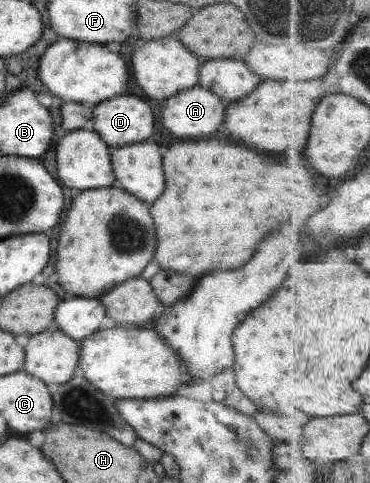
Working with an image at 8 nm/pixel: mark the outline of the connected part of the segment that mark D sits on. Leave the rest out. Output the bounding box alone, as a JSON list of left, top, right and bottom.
[88,96,153,148]

